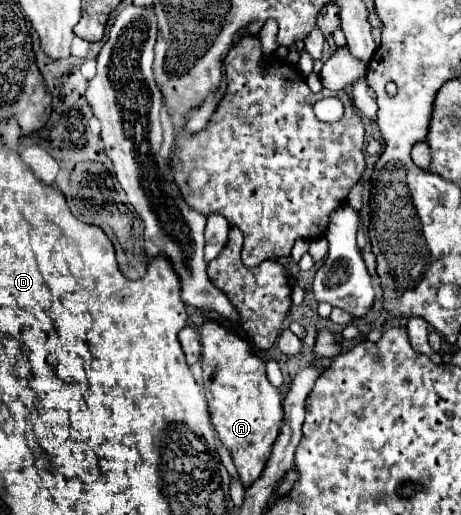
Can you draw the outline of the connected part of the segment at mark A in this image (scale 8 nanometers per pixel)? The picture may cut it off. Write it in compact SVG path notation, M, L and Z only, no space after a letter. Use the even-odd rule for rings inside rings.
M204 319L200 327L202 341L202 385L210 407L212 425L230 451L242 485L252 485L270 457L278 437L282 413L282 397L266 377L264 361L252 351L252 345L236 335L230 327L216 319Z

